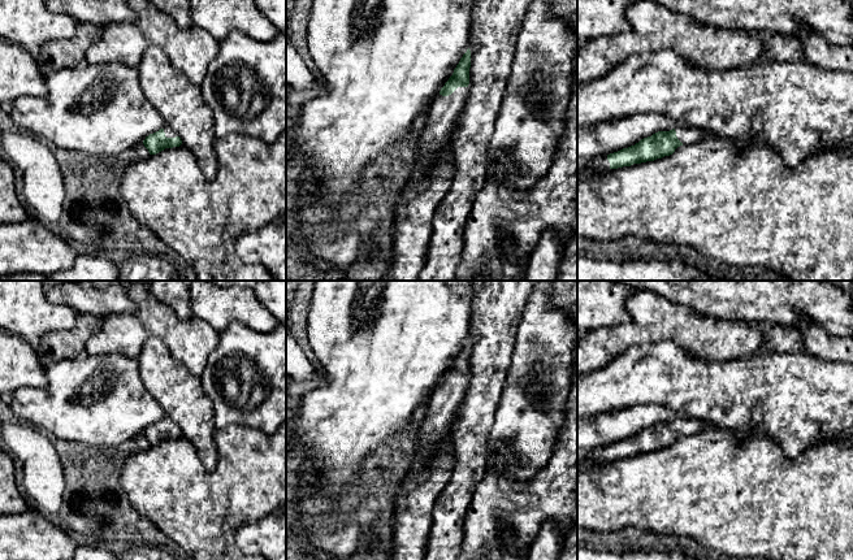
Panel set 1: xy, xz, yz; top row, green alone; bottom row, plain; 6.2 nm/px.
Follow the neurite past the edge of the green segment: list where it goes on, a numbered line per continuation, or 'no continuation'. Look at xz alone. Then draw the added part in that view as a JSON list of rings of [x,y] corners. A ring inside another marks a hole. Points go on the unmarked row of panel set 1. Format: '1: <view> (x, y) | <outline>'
1: xz (441, 409) | [[[458,378],[449,387],[438,386],[430,396],[412,455],[412,470],[420,469],[421,465],[426,464],[434,456],[440,442],[455,418],[456,409],[463,401],[467,387],[468,378]]]

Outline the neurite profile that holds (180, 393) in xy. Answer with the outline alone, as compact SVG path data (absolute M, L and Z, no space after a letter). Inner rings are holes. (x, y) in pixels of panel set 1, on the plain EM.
M157 337L146 340L138 356L138 369L148 392L195 447L205 470L215 470L218 463L213 439L217 430L215 409L200 377L176 361L168 344Z

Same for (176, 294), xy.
M152 281L148 288L152 296L169 308L181 320L192 317L190 287L195 281Z

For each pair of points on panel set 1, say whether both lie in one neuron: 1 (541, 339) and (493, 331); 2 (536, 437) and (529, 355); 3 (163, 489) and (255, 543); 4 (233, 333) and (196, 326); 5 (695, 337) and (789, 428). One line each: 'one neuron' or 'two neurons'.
1: two neurons
2: one neuron
3: two neurons
4: two neurons
5: two neurons

